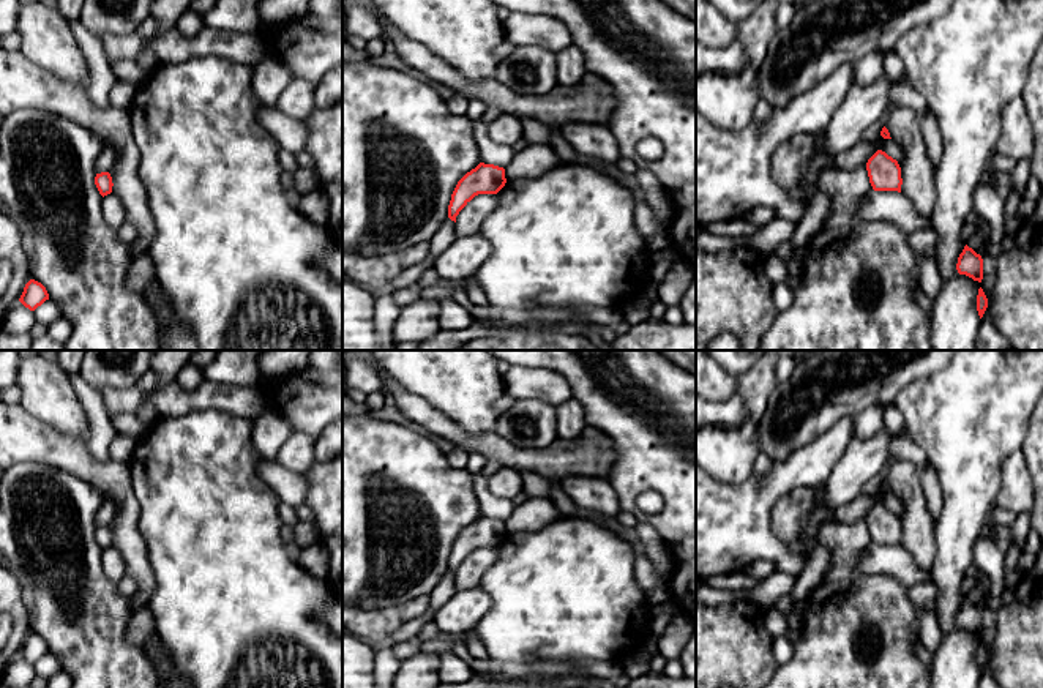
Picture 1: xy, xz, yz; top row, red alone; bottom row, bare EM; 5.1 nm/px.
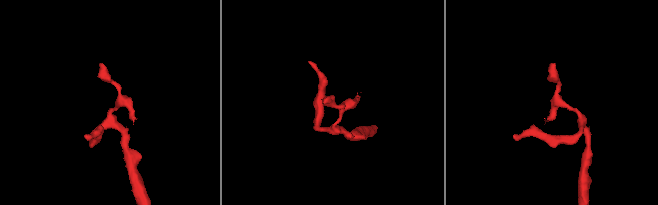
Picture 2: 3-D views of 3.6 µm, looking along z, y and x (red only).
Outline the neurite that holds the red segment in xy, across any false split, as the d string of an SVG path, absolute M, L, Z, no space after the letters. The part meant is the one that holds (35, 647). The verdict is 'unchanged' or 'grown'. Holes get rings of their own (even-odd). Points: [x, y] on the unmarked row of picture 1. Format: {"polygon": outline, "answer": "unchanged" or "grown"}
{"polygon": "M30 633L25 641L24 645L19 652L19 655L28 661L30 664L35 664L38 660L41 660L46 653L49 653L49 647L46 644L46 641L35 634Z", "answer": "unchanged"}

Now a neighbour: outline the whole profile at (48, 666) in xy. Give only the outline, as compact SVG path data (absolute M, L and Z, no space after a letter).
M49 652L33 664L36 675L50 679L62 671L60 661Z

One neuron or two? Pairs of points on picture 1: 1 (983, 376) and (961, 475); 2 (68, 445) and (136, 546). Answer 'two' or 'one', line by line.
1: one
2: one

